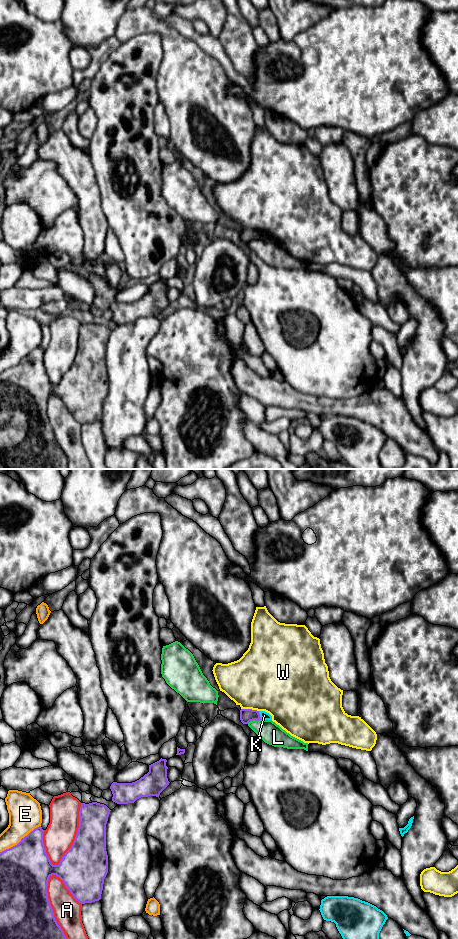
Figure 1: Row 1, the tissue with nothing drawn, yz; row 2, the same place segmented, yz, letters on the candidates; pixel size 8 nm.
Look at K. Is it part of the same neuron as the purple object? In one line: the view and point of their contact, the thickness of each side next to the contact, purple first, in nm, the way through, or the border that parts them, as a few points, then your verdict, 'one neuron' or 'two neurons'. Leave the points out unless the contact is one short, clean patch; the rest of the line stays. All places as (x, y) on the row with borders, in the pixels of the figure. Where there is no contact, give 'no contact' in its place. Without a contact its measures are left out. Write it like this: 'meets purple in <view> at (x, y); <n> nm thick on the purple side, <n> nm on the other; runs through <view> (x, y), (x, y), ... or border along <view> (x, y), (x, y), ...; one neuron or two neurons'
meets purple in yz at (259, 715); 110 nm thick on the purple side, 70 nm on the other; border along yz (258, 711), (261, 718); two neurons

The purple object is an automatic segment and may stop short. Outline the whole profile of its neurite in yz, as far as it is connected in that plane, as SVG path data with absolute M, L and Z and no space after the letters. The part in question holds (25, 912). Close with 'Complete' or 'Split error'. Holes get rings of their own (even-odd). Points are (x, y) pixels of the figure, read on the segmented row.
M97 802L82 803L75 840L58 865L53 865L46 853L41 826L17 845L0 852L0 939L67 939L48 899L49 878L52 875L59 877L81 904L101 899L108 873L106 824L110 811L106 805Z. Complete

